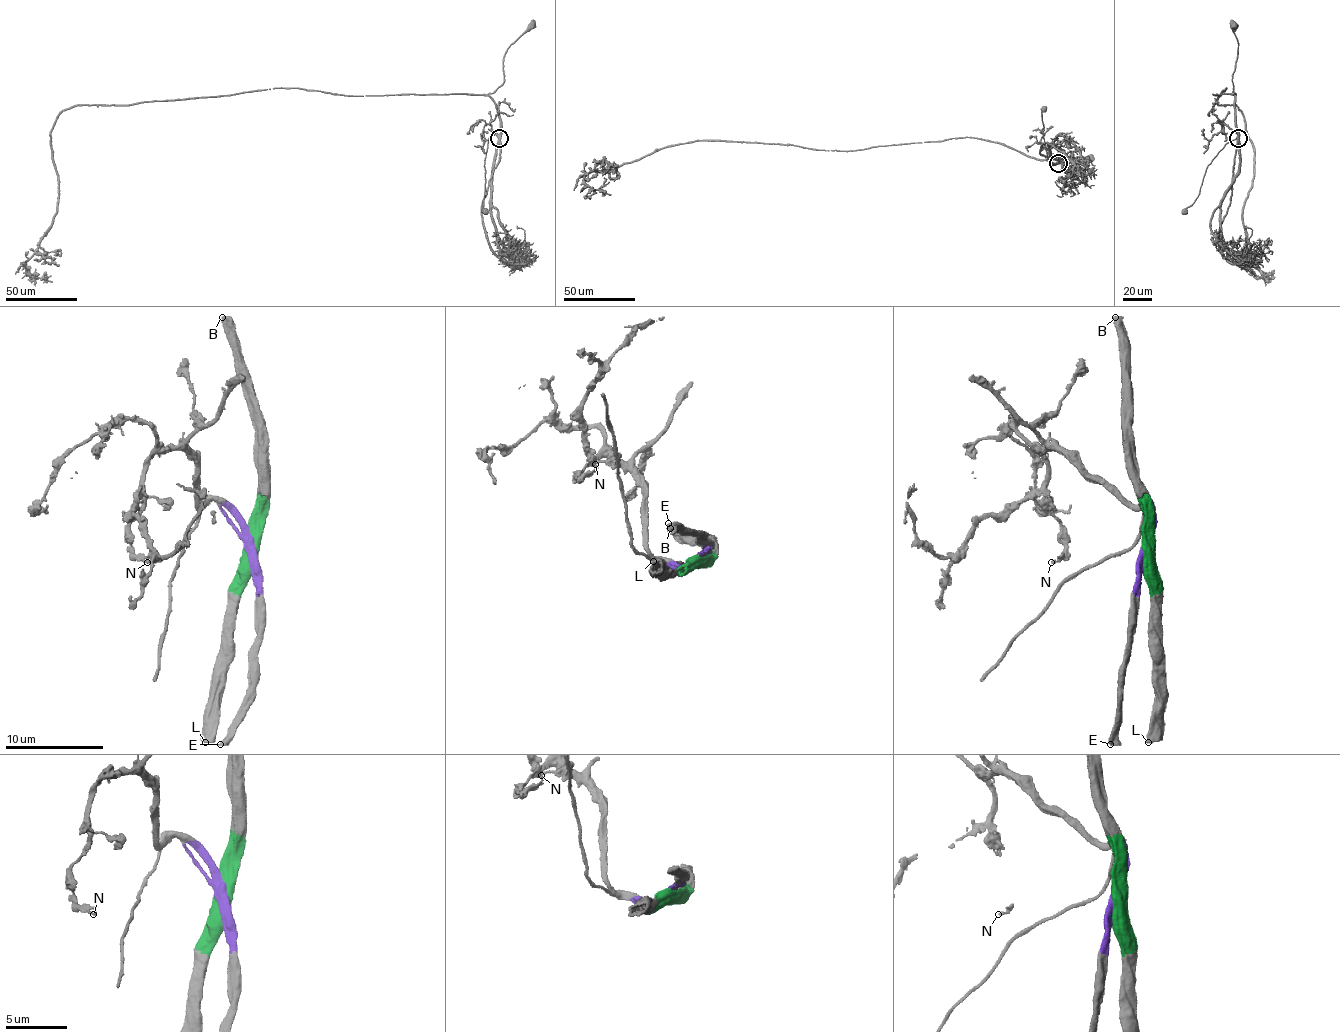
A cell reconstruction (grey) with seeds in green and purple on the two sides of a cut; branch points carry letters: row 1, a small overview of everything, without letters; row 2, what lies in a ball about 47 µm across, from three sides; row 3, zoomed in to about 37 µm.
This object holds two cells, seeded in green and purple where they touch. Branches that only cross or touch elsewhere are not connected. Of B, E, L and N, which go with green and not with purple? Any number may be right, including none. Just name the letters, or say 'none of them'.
B, L

